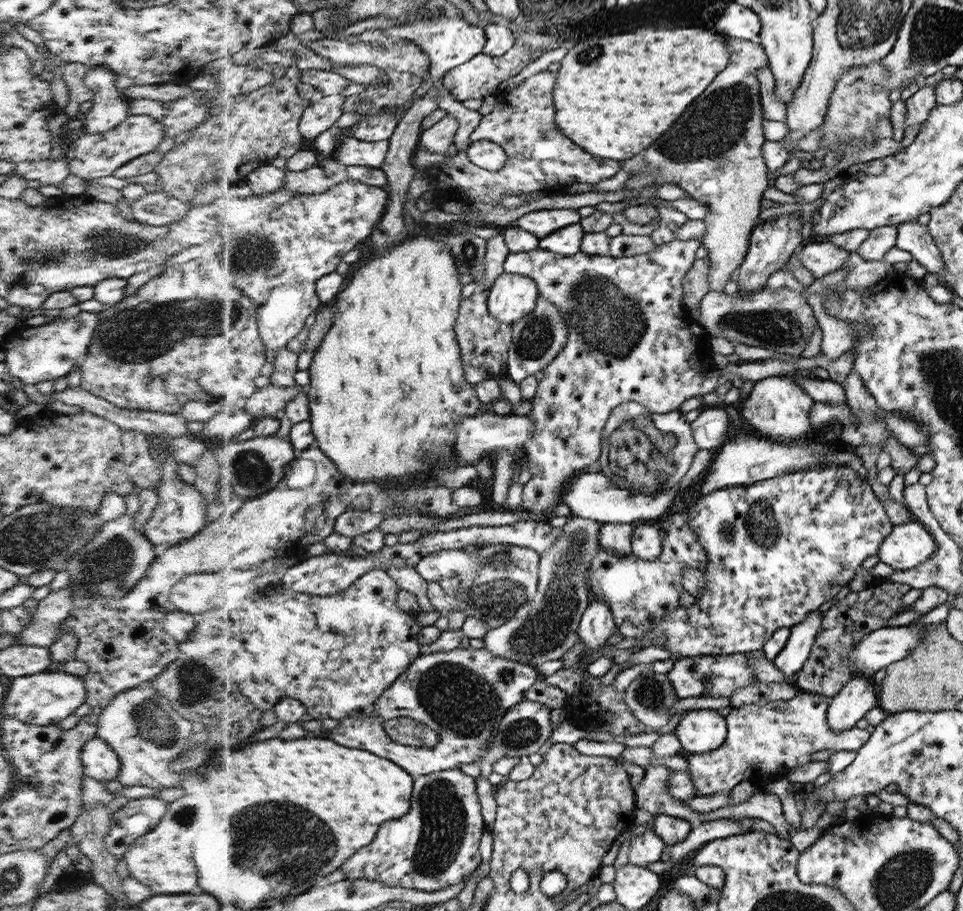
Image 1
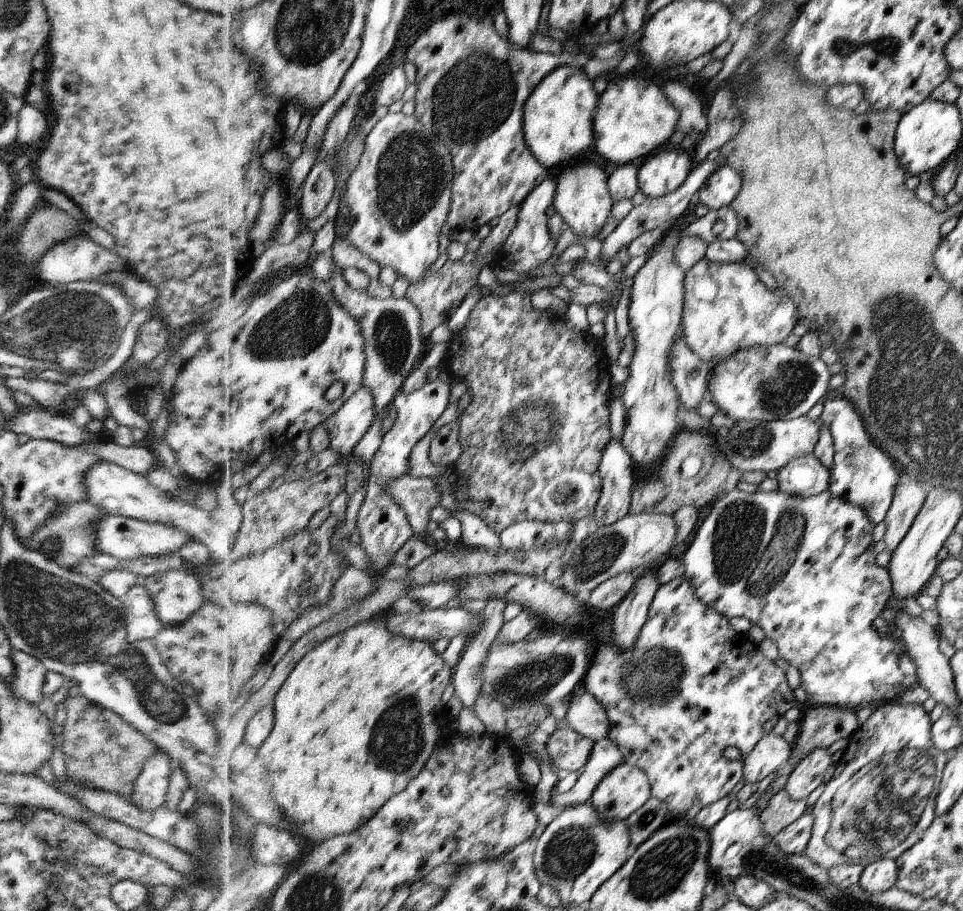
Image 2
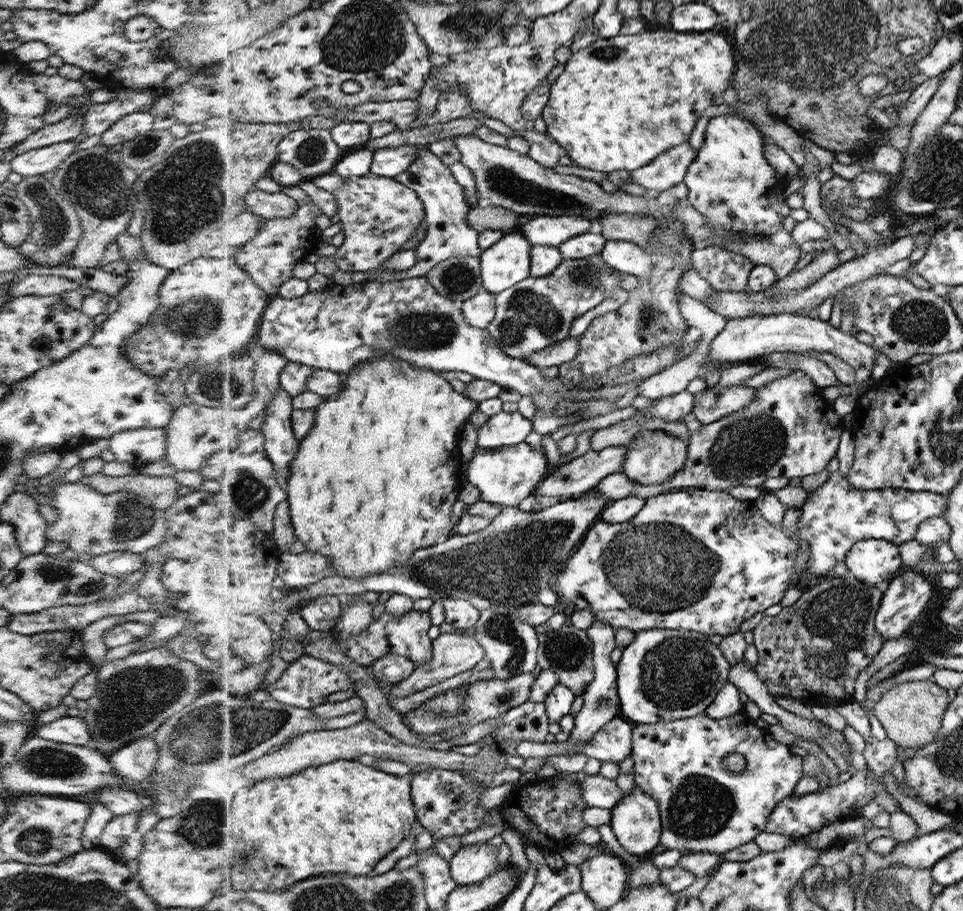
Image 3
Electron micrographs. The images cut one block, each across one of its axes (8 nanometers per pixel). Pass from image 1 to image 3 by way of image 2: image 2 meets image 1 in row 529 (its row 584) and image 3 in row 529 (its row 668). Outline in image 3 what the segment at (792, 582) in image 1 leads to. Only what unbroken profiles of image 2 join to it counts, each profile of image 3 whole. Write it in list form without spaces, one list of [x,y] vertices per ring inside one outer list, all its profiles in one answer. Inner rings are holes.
[[[839,470],[815,492],[808,494],[796,534],[810,546],[807,571],[816,576],[830,576],[834,564],[845,562],[856,542],[879,539],[901,545],[912,541],[922,522],[941,516],[946,510],[946,494],[915,493],[903,489],[856,490]]]

